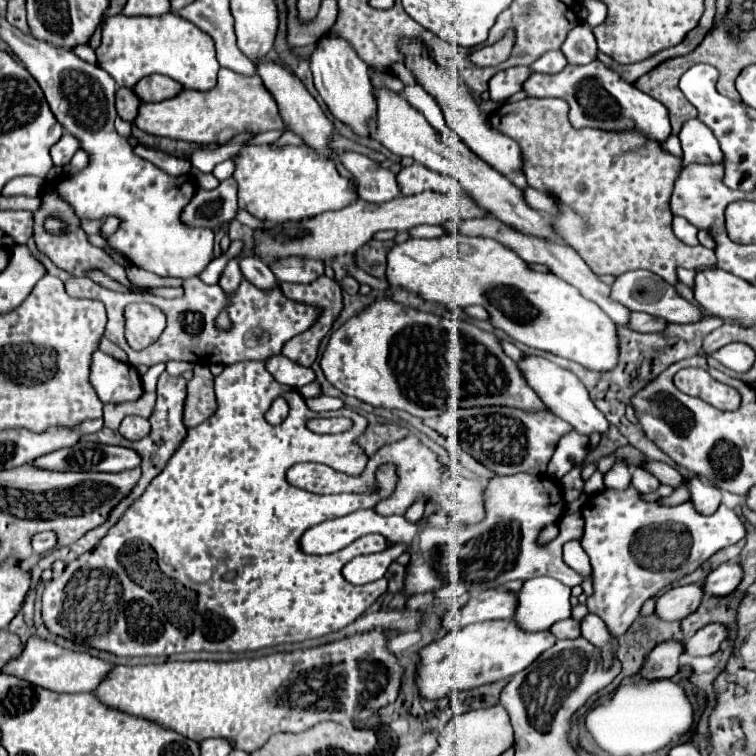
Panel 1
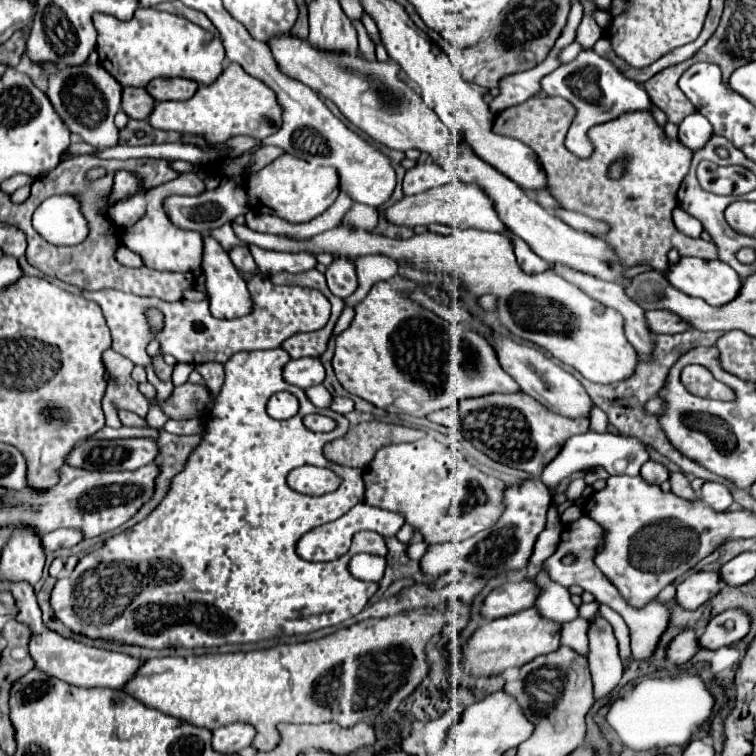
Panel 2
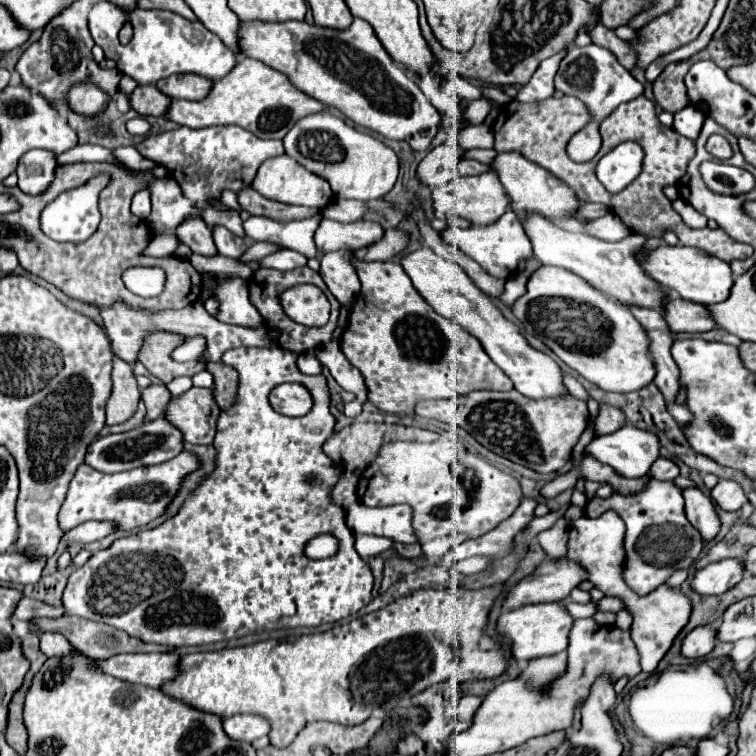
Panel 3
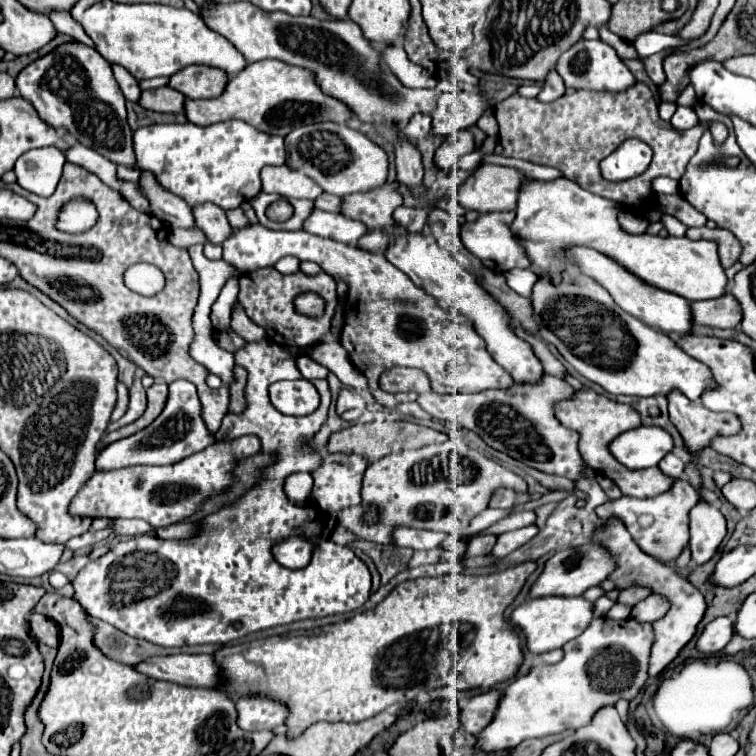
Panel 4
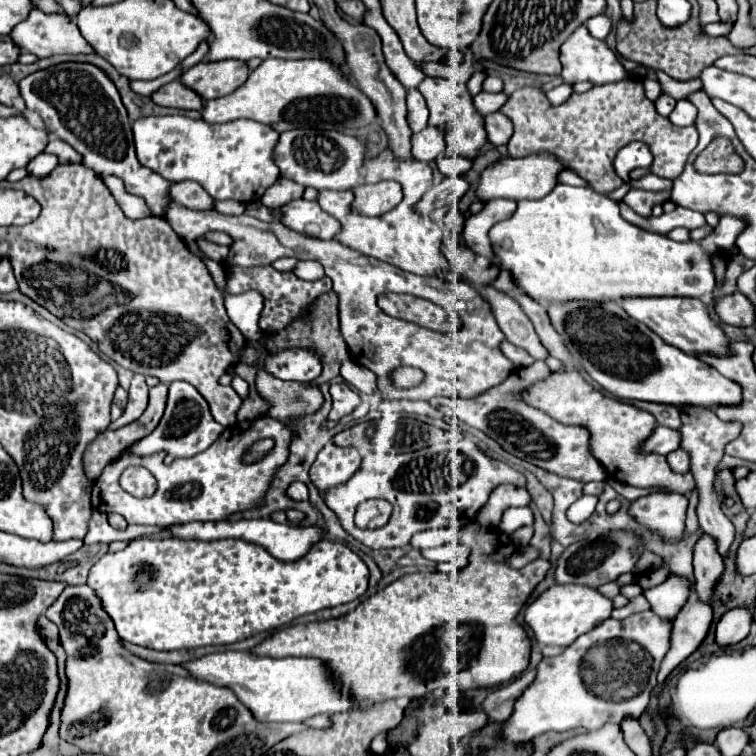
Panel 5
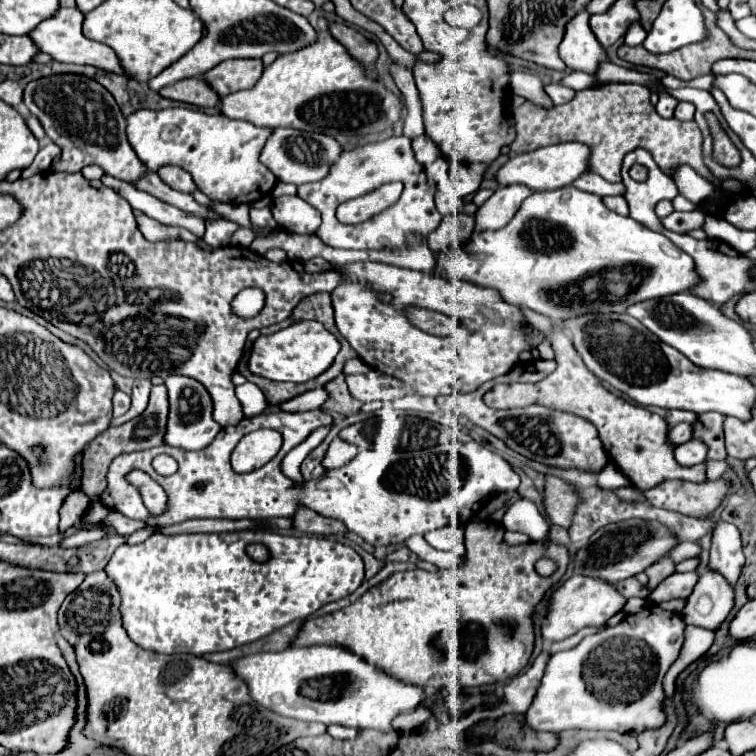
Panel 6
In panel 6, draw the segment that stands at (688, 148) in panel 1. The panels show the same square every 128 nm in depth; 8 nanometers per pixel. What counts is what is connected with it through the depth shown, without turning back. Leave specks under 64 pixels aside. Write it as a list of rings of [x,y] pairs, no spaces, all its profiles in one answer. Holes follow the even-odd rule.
[[[678,102],[676,110],[674,110],[674,118],[678,118],[678,120],[694,120],[694,104]]]

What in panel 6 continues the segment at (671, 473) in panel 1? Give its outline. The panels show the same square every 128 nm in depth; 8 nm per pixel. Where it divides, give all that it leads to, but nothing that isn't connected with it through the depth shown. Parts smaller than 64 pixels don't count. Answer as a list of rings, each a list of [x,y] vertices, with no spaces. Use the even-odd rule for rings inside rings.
[[[718,572],[700,576],[692,596],[688,598],[682,618],[686,624],[708,628],[716,632],[734,608],[734,590]]]

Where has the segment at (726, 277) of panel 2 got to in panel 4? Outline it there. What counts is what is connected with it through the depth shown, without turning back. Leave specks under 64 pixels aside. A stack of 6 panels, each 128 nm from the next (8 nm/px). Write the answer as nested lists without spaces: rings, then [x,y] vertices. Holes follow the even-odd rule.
[[[558,178],[552,182],[528,180],[524,184],[524,188],[520,190],[516,218],[510,224],[510,230],[512,230],[514,238],[518,240],[518,244],[524,248],[532,270],[540,278],[548,278],[552,284],[562,284],[564,272],[568,272],[572,276],[580,274],[578,266],[568,258],[568,250],[574,246],[588,246],[588,248],[594,248],[594,250],[606,254],[608,258],[618,262],[622,268],[626,268],[628,272],[632,272],[640,280],[644,280],[646,284],[650,284],[654,288],[662,288],[672,294],[678,294],[686,300],[692,300],[692,302],[710,300],[710,298],[718,298],[724,294],[726,274],[724,274],[724,268],[720,266],[718,244],[714,240],[688,240],[688,238],[674,238],[674,236],[662,238],[662,236],[652,236],[652,234],[638,234],[638,236],[628,234],[618,224],[618,210],[620,210],[618,202],[596,196],[592,192],[586,192],[584,188],[580,188],[576,182],[572,182],[568,178]]]

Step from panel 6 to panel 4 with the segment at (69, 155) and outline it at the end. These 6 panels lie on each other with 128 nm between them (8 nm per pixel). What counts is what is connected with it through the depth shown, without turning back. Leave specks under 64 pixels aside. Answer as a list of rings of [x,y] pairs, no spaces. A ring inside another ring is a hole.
[[[80,42],[62,44],[54,52],[26,66],[18,74],[16,86],[20,96],[36,108],[38,116],[46,124],[66,128],[80,144],[96,150],[112,164],[136,168],[124,94],[114,80],[110,62],[106,62],[94,48],[88,48]],[[142,170],[138,186],[140,186],[142,194],[148,198],[152,214],[156,218],[160,218],[162,222],[166,222],[170,228],[196,226],[192,208],[188,204],[184,204],[184,200],[180,200],[180,196],[172,196],[172,192],[168,192],[166,188],[160,188],[160,182],[156,180],[156,176],[152,176],[152,172]]]

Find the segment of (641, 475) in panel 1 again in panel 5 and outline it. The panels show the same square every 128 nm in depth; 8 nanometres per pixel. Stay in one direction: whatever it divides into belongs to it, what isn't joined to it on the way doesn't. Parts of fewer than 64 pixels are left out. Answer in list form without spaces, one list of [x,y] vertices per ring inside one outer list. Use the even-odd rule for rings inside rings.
[[[678,448],[676,452],[672,452],[672,454],[668,454],[668,464],[670,464],[670,468],[674,470],[674,472],[688,472],[690,470],[690,456],[688,456],[688,452],[684,452],[682,448]]]

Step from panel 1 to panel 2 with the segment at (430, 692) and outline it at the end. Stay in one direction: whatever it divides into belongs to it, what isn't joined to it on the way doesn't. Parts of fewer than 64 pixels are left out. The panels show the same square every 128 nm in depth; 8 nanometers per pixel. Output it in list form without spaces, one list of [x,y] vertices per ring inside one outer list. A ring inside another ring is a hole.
[[[528,608],[506,618],[486,622],[482,624],[482,628],[474,632],[474,636],[462,648],[466,668],[474,676],[490,676],[500,674],[512,666],[524,666],[536,656],[550,654],[560,648],[560,628],[562,628],[560,622],[540,616],[538,608]]]

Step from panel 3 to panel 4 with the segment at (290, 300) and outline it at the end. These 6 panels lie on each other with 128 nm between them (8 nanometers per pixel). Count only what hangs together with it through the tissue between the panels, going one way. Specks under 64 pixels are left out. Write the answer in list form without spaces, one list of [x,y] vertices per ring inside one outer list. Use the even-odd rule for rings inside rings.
[[[306,292],[306,294],[300,294],[296,300],[294,300],[298,312],[302,314],[308,314],[308,316],[320,316],[324,312],[324,300],[318,296],[318,294],[312,294],[312,292]]]

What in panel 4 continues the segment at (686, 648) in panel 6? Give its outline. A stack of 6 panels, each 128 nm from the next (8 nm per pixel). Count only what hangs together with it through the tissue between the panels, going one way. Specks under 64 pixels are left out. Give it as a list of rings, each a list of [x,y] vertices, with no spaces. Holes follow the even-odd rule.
[[[610,520],[610,524],[606,528],[608,528],[606,534],[610,534],[610,538],[602,540],[602,544],[612,552],[612,556],[616,558],[616,564],[618,564],[614,574],[610,576],[616,582],[616,588],[624,590],[624,588],[642,584],[642,586],[652,588],[654,594],[664,594],[672,604],[668,614],[654,622],[656,642],[652,646],[652,656],[650,656],[650,676],[658,676],[680,654],[680,650],[692,640],[692,636],[696,634],[696,628],[698,628],[698,624],[700,624],[700,620],[704,618],[704,612],[706,612],[706,600],[688,582],[688,578],[680,576],[676,570],[668,568],[666,564],[656,560],[654,556],[644,554],[640,550],[640,546],[632,540],[632,536],[628,534],[628,530],[624,528],[624,524],[620,520]]]

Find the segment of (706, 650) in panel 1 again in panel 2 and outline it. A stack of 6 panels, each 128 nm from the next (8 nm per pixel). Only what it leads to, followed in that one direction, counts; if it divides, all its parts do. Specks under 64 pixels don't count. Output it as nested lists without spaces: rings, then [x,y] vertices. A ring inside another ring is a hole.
[[[732,608],[714,616],[708,622],[704,634],[700,636],[700,646],[710,650],[732,646],[734,642],[742,640],[748,632],[750,632],[750,616],[740,608]]]

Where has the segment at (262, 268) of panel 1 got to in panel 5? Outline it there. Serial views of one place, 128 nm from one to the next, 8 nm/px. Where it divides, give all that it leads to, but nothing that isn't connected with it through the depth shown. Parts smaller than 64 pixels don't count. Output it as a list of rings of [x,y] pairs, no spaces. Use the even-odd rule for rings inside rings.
[[[182,180],[182,182],[176,182],[176,184],[170,184],[170,196],[182,204],[182,206],[188,206],[188,208],[194,208],[194,210],[208,210],[212,208],[212,198],[208,196],[208,192],[204,192],[204,188],[192,180]]]

